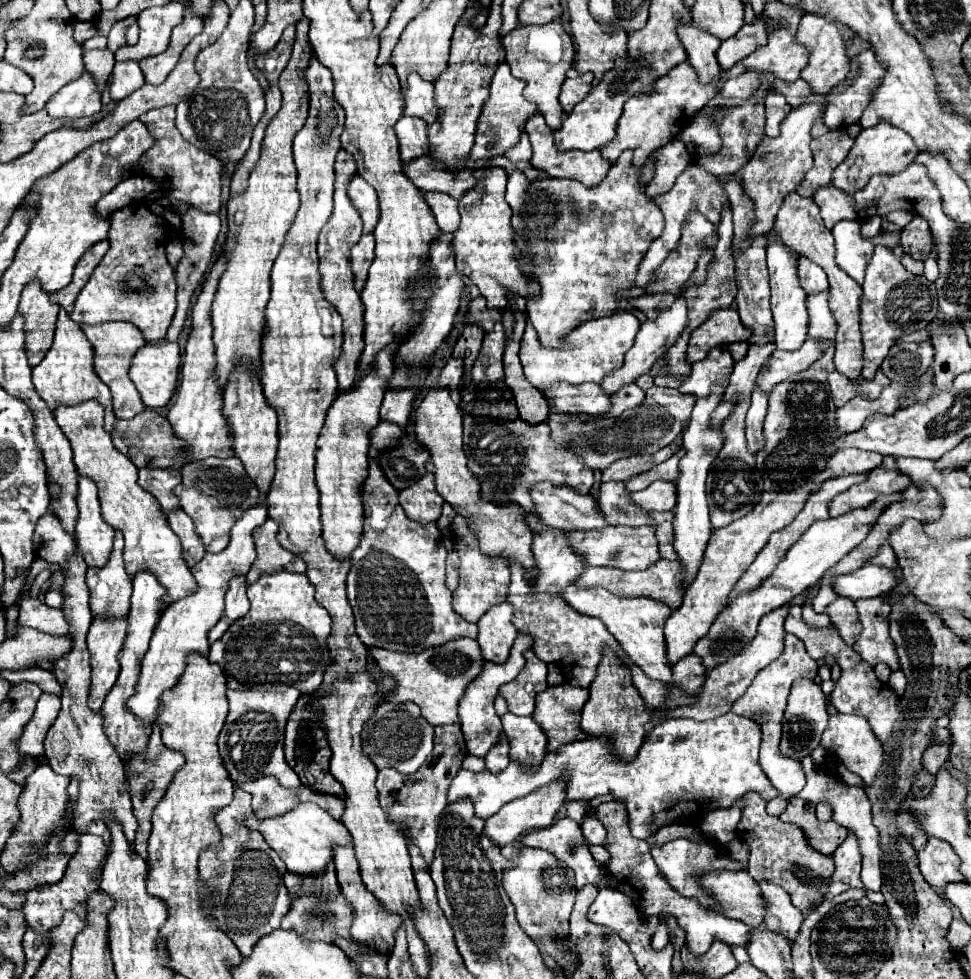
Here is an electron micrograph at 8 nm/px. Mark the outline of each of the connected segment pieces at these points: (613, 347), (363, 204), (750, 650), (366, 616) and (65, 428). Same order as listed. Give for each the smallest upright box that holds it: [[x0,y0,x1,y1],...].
[[520,312,640,388],[348,174,378,234],[646,588,812,732],[348,420,478,654],[54,400,196,604]]

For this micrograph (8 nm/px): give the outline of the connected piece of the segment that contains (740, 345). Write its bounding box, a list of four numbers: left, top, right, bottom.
[728,341,749,362]

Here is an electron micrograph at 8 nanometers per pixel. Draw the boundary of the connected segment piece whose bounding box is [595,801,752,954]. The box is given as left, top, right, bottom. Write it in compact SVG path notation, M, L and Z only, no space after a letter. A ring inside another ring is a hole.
M610 801L604 802L595 810L595 815L607 831L604 848L610 852L610 860L604 864L608 870L608 884L616 888L618 892L624 892L634 900L634 904L640 908L646 916L658 916L660 912L666 912L678 920L678 924L688 932L688 950L694 954L704 954L712 946L712 942L718 938L728 946L746 946L748 944L748 932L752 930L744 922L730 920L726 916L720 916L712 910L702 908L696 900L680 896L666 878L660 876L658 866L652 860L650 846L646 840L636 840L628 825L627 810L623 803Z

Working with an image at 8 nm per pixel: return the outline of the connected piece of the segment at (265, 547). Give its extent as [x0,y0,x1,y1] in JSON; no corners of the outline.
[246,520,296,584]

